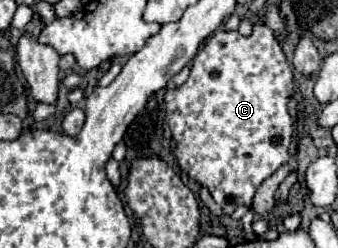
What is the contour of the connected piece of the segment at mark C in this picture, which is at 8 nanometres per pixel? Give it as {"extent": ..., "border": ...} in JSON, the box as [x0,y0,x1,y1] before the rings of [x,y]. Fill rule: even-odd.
{"extent":[167,25,293,215],"border":[[[253,25],[249,37],[239,31],[215,31],[205,41],[203,49],[197,51],[191,63],[189,79],[177,89],[167,89],[167,123],[173,139],[177,141],[177,163],[191,179],[209,189],[225,215],[231,215],[239,205],[251,205],[257,187],[285,161],[289,161],[287,151],[293,137],[293,119],[287,103],[293,89],[293,69],[275,33],[267,25]]]}

